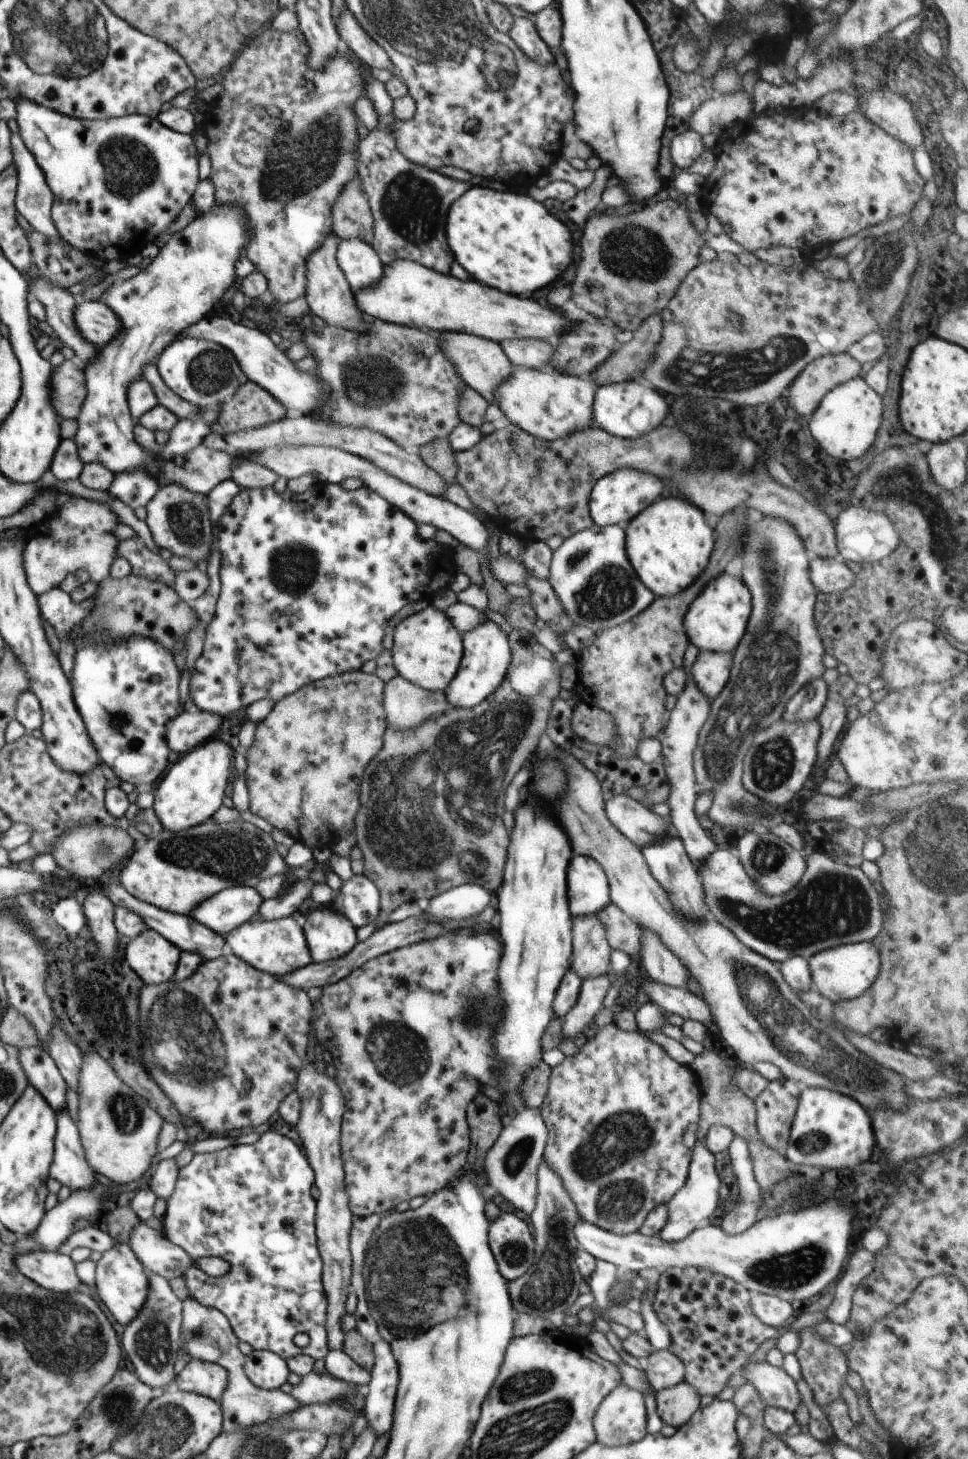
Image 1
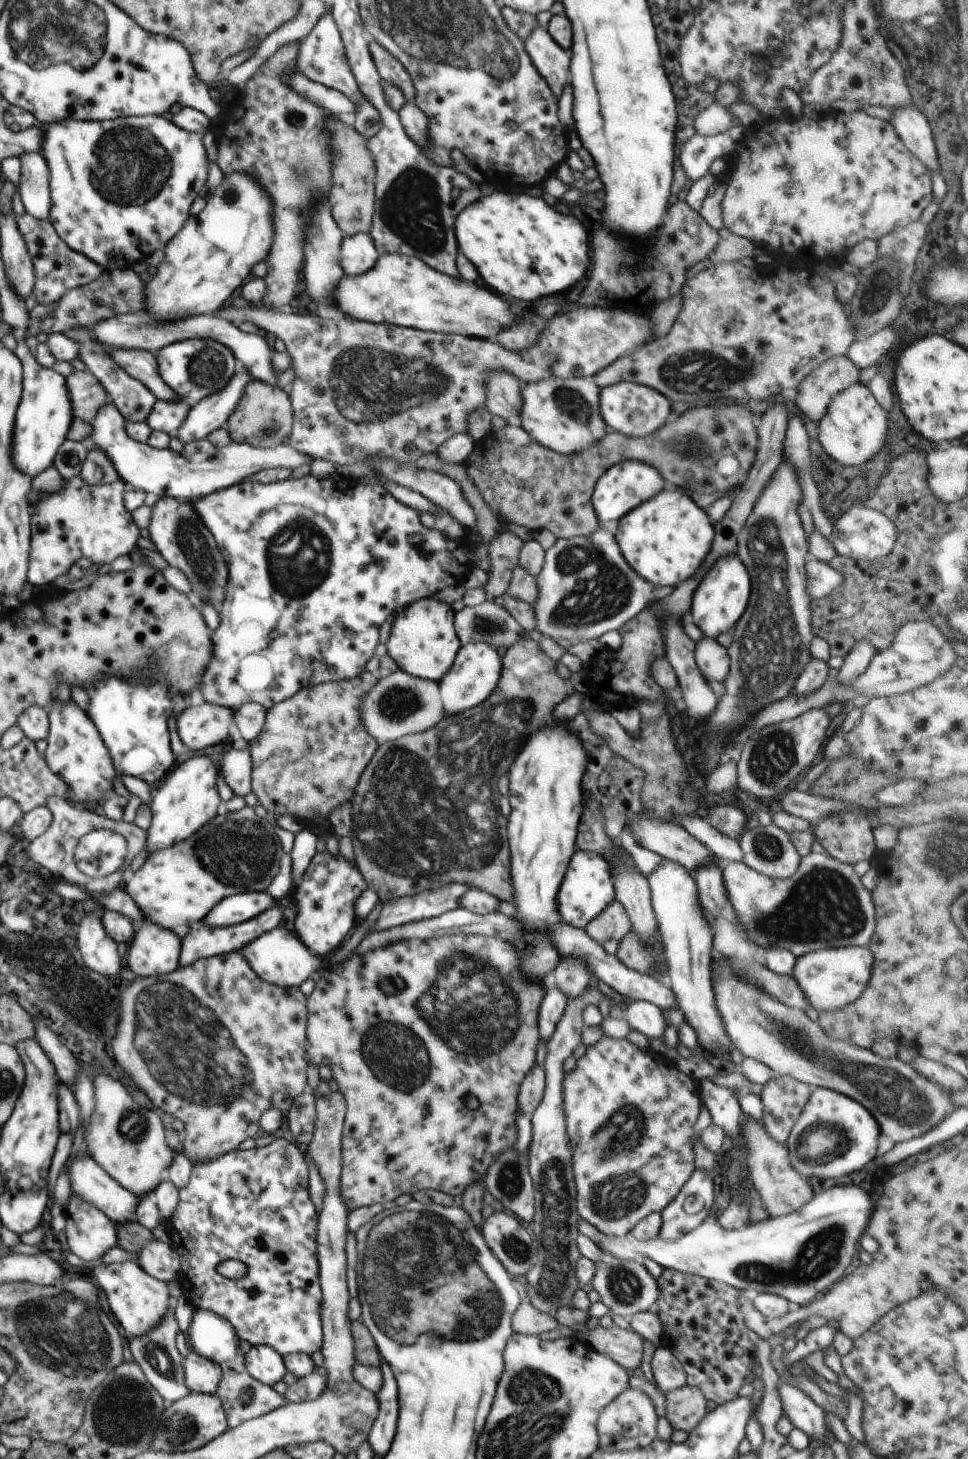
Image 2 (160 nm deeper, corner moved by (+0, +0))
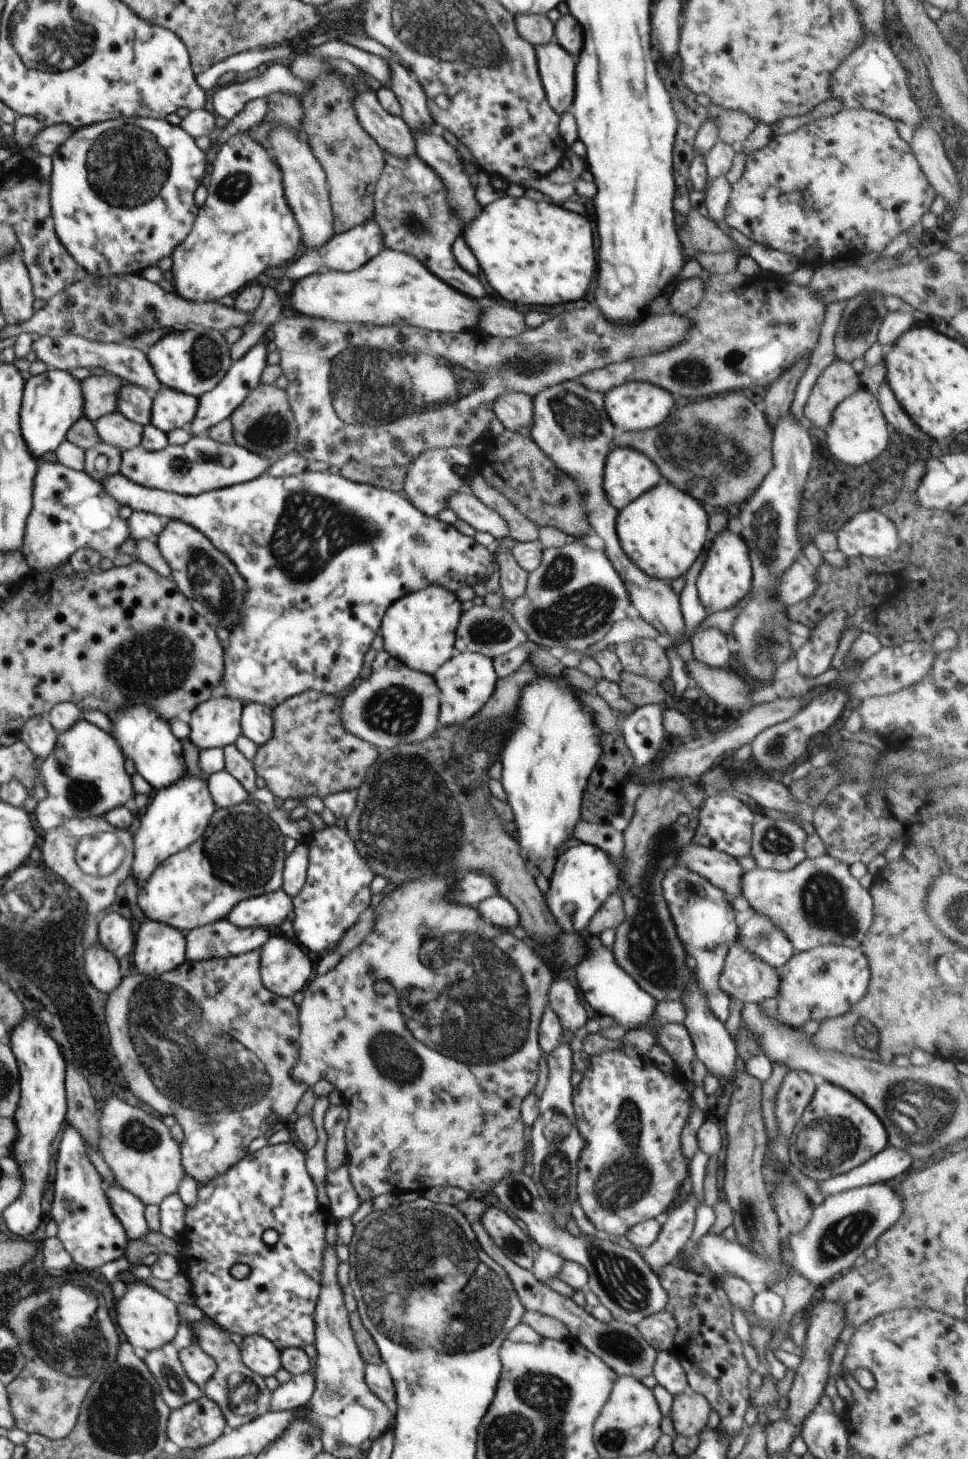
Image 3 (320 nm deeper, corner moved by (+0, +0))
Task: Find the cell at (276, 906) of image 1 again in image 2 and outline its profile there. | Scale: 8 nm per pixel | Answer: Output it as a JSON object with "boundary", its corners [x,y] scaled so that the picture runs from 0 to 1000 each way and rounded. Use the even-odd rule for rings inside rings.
{"boundary":[[[285,620],[283,622],[278,622],[276,624],[273,624],[261,630],[237,635],[221,636],[210,631],[205,634],[198,635],[194,638],[194,640],[187,643],[185,662],[194,662],[195,661],[200,661],[200,659],[206,659],[207,657],[247,652],[255,647],[258,647],[261,644],[264,644],[268,642],[287,635],[292,628],[291,624],[292,622],[288,620]]]}

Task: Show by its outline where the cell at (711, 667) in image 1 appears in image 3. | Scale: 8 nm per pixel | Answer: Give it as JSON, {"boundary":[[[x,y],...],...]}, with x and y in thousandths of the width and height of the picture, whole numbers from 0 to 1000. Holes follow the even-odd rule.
{"boundary":[[[720,430],[713,437],[717,452],[738,458],[751,456],[757,448],[752,445],[750,438],[742,430]]]}

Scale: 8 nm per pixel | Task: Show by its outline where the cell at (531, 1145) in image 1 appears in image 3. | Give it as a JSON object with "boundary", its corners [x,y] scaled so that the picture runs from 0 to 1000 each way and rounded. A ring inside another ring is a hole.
{"boundary":[[[527,804],[510,814],[522,830],[537,838],[551,851],[556,853],[556,857],[572,859],[583,864],[600,866],[608,872],[606,886],[616,888],[635,905],[643,905],[658,909],[667,903],[686,899],[690,894],[690,886],[683,881],[680,873],[657,857],[645,855],[630,849],[620,849],[615,847],[590,846],[585,841],[577,841],[570,837],[569,832],[563,829],[557,816],[550,807],[541,804]]]}

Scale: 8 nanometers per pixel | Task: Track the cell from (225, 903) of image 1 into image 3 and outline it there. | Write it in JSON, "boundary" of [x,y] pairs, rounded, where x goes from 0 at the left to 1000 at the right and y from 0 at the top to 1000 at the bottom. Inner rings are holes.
{"boundary":[[[293,609],[260,615],[247,618],[231,630],[247,635],[289,635],[303,624],[303,617]]]}

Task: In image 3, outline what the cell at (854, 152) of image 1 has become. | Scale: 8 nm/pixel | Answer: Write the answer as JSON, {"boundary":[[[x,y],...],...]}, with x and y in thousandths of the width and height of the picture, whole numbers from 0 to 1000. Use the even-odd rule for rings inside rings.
{"boundary":[[[872,74],[865,78],[848,82],[838,82],[835,85],[829,86],[817,91],[796,94],[791,101],[772,107],[770,116],[764,123],[755,128],[755,136],[749,147],[752,155],[762,157],[762,159],[779,166],[817,174],[823,176],[827,180],[834,181],[844,181],[844,179],[860,181],[864,177],[882,177],[899,174],[899,173],[909,174],[928,160],[937,159],[946,152],[950,152],[952,148],[962,144],[962,140],[967,135],[966,130],[957,123],[941,100],[930,94],[925,84],[912,78],[888,74]]]}

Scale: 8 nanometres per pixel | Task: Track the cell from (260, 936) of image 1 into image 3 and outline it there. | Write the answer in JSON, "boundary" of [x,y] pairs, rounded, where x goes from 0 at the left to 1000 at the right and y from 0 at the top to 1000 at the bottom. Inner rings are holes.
{"boundary":[[[279,642],[269,651],[270,671],[277,679],[302,684],[316,676],[326,657],[314,649],[293,642]]]}

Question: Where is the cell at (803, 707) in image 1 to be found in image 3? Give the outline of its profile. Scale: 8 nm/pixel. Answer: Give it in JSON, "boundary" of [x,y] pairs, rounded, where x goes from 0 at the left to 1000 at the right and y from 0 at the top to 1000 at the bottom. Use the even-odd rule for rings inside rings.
{"boundary":[[[862,417],[838,430],[836,438],[821,448],[829,463],[849,463],[860,456],[867,439],[875,430],[874,425],[872,417]]]}

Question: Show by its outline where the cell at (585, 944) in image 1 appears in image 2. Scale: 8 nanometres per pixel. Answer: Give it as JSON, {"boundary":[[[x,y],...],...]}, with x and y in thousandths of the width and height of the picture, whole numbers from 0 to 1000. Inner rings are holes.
{"boundary":[[[583,657],[577,659],[567,672],[568,675],[579,678],[585,685],[596,685],[607,679],[611,666],[598,657]]]}

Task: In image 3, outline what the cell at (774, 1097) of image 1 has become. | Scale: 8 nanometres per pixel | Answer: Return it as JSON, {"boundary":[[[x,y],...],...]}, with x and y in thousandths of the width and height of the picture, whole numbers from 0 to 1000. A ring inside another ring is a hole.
{"boundary":[[[817,733],[807,741],[803,748],[801,764],[807,779],[813,781],[819,777],[831,760],[837,757],[845,740],[836,735]]]}

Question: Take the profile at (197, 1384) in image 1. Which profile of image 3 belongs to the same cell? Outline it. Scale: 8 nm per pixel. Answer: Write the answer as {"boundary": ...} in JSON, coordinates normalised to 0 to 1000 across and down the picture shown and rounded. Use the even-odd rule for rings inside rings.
{"boundary":[[[201,919],[192,924],[184,924],[185,931],[193,944],[208,952],[220,944],[223,933],[211,927]]]}

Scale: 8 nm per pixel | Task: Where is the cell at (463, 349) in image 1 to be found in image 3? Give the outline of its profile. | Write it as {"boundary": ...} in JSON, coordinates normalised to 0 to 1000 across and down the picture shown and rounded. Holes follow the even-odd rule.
{"boundary":[[[519,269],[509,277],[511,285],[526,295],[549,297],[551,291],[551,273],[543,269]]]}

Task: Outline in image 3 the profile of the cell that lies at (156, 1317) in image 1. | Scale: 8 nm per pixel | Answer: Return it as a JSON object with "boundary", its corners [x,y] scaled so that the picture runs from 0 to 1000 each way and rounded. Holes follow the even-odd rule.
{"boundary":[[[174,920],[153,926],[148,933],[163,947],[167,960],[177,967],[211,956],[210,953],[193,944],[181,921]]]}

